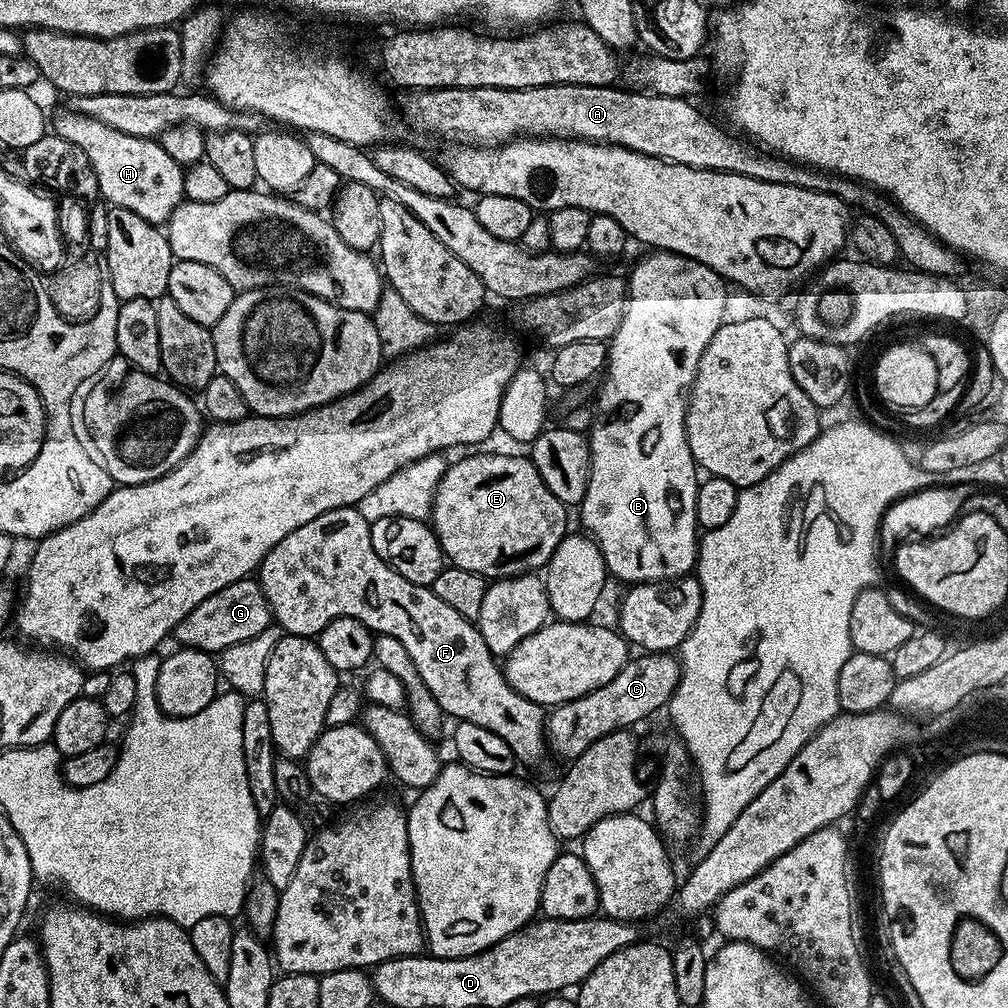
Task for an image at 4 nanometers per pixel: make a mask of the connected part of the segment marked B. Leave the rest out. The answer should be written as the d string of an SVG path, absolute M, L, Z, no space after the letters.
M653 251L632 272L632 277L627 277L628 301L624 307L624 317L613 334L608 344L608 363L606 375L603 377L604 385L596 396L592 427L587 433L588 449L592 455L592 465L588 475L588 485L584 500L578 505L580 520L584 523L583 531L596 541L604 559L604 566L613 577L628 580L629 585L650 584L653 580L674 580L687 576L696 567L696 553L698 551L698 525L696 522L696 490L698 487L698 465L692 456L692 451L686 438L686 422L684 413L686 401L694 378L696 367L714 334L725 323L724 307L728 304L728 296L724 293L726 282L710 266L697 260L687 260L685 256L677 256L675 252Z

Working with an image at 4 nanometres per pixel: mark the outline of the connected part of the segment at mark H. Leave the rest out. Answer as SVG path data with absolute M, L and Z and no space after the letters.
M65 112L56 116L55 135L66 138L66 142L74 142L74 146L78 146L78 150L90 158L90 166L98 178L100 196L109 205L130 210L146 222L157 226L167 225L170 214L185 199L185 169L170 154L166 154L155 139L122 134L110 126L99 124L97 120Z

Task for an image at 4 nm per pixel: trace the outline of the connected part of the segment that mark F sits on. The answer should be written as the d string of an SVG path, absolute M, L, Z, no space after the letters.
M355 507L335 508L314 518L314 522L306 522L306 526L298 526L298 530L294 530L294 534L286 534L286 538L282 538L282 542L278 542L278 546L274 546L274 550L270 550L270 554L266 554L266 558L261 562L258 569L258 583L260 589L266 594L266 602L272 611L273 621L283 628L287 635L316 638L334 618L342 618L343 616L358 618L358 622L365 624L372 633L390 634L390 638L398 638L398 642L402 642L402 646L406 646L410 658L414 658L414 666L418 666L418 674L422 674L422 682L426 682L426 690L430 690L430 694L434 694L434 702L438 702L440 711L444 713L445 717L452 719L453 716L453 721L456 722L469 720L474 722L474 726L483 726L485 730L498 734L498 738L502 738L502 742L506 742L506 746L510 746L510 750L514 750L517 761L521 765L536 764L543 758L544 752L546 753L545 705L530 702L530 698L518 694L518 690L514 690L508 685L503 667L498 663L497 657L492 655L490 646L486 646L479 627L473 621L462 618L462 614L458 614L458 610L453 610L447 602L442 602L442 598L438 598L438 594L434 594L429 585L415 584L402 578L402 574L398 574L398 570L391 568L387 560L378 558L378 554L374 550L374 542L370 542L370 521L362 518L362 514Z

